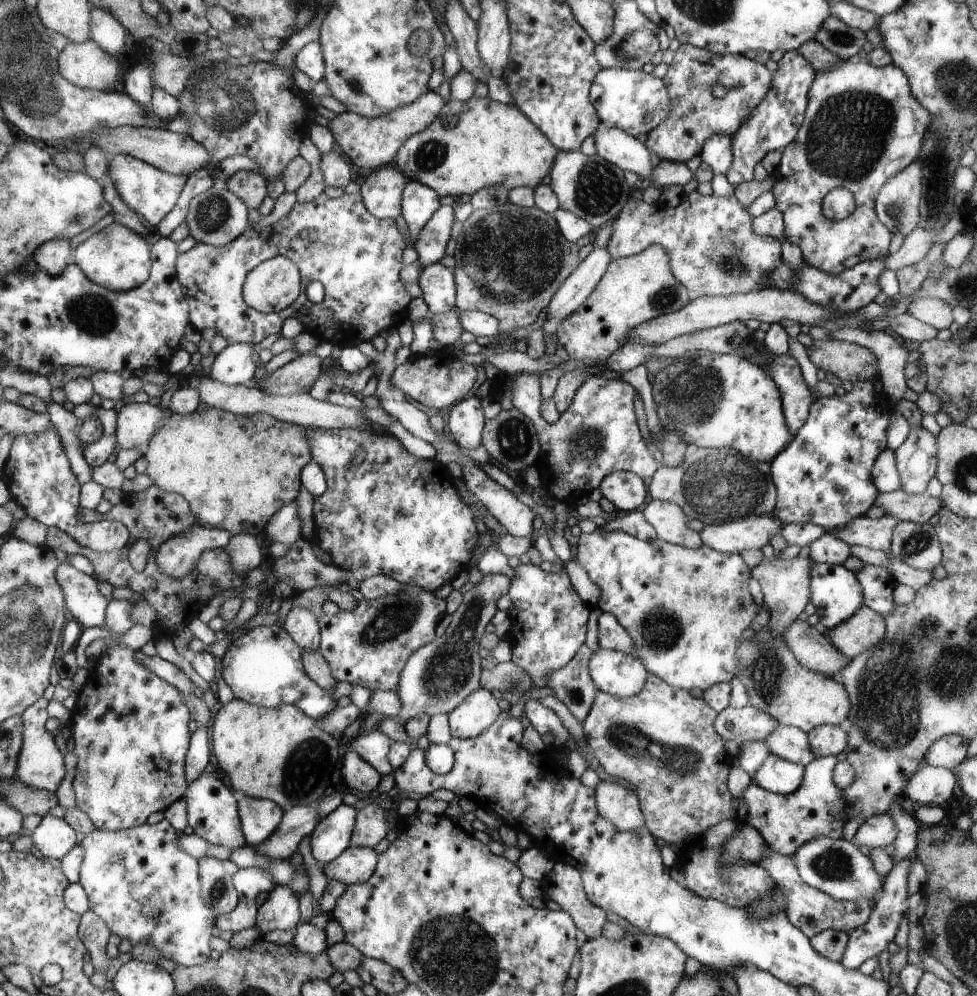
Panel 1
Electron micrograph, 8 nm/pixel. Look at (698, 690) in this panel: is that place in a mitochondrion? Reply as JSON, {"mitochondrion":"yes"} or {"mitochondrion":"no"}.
{"mitochondrion":"no"}

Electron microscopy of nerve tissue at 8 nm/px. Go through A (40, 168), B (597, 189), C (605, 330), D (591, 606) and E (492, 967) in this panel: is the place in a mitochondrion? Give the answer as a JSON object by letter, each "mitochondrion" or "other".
{"A":"other","B":"mitochondrion","C":"other","D":"other","E":"other"}

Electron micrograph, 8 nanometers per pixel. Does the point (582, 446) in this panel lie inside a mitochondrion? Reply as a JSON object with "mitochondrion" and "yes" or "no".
{"mitochondrion":"yes"}

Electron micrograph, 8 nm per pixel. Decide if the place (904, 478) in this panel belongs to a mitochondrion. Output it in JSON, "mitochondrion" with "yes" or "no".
{"mitochondrion":"no"}

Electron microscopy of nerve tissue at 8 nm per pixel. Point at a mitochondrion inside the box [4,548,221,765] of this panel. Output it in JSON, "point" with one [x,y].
{"point":[132,609]}

